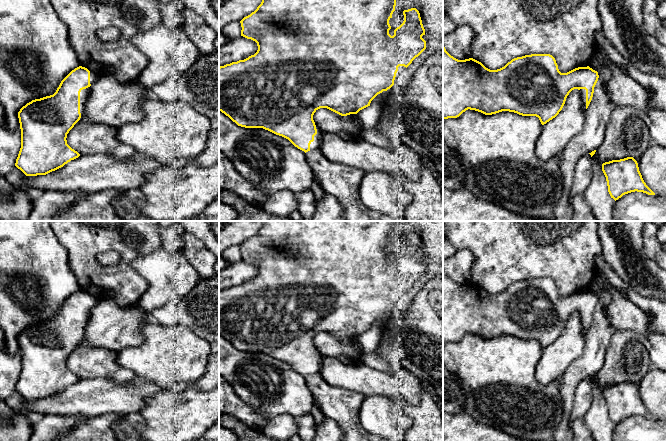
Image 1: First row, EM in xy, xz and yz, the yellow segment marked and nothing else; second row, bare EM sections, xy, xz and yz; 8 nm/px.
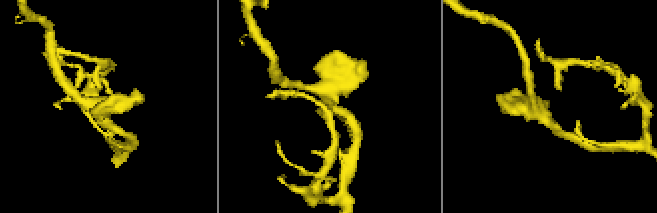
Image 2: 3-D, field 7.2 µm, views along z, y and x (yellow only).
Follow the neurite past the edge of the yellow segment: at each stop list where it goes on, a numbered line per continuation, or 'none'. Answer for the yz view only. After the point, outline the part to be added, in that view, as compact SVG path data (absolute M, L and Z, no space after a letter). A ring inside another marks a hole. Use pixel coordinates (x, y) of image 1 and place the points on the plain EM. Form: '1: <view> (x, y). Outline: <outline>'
1: yz (582, 316). Outline: M580 313L579 314L582 326L583 326L583 330L582 333L584 335L584 337L586 336L586 314L585 313Z

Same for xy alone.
1: xy (84, 317). Outline: M89 311L81 314L80 316L80 337L81 339L84 337L84 328L88 322L88 319L89 319Z

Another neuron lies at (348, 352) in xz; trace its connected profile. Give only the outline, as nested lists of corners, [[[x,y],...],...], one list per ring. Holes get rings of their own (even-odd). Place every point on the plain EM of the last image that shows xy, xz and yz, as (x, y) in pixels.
[[[320,332],[314,337],[313,344],[319,356],[331,357],[347,365],[361,363],[363,354],[356,338],[341,340],[327,332]]]

